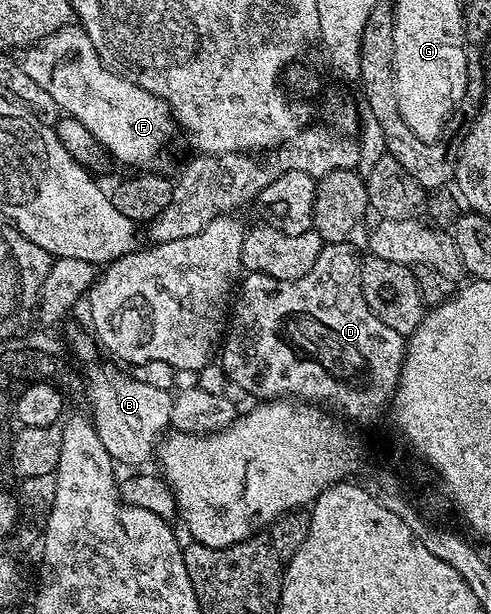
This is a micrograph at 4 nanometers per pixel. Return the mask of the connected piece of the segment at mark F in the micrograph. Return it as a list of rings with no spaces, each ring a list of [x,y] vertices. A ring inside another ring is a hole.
[[[79,24],[67,25],[27,46],[19,54],[18,64],[49,93],[61,114],[78,119],[97,146],[109,149],[124,165],[156,167],[164,148],[178,133],[176,119],[166,102],[107,69]]]

